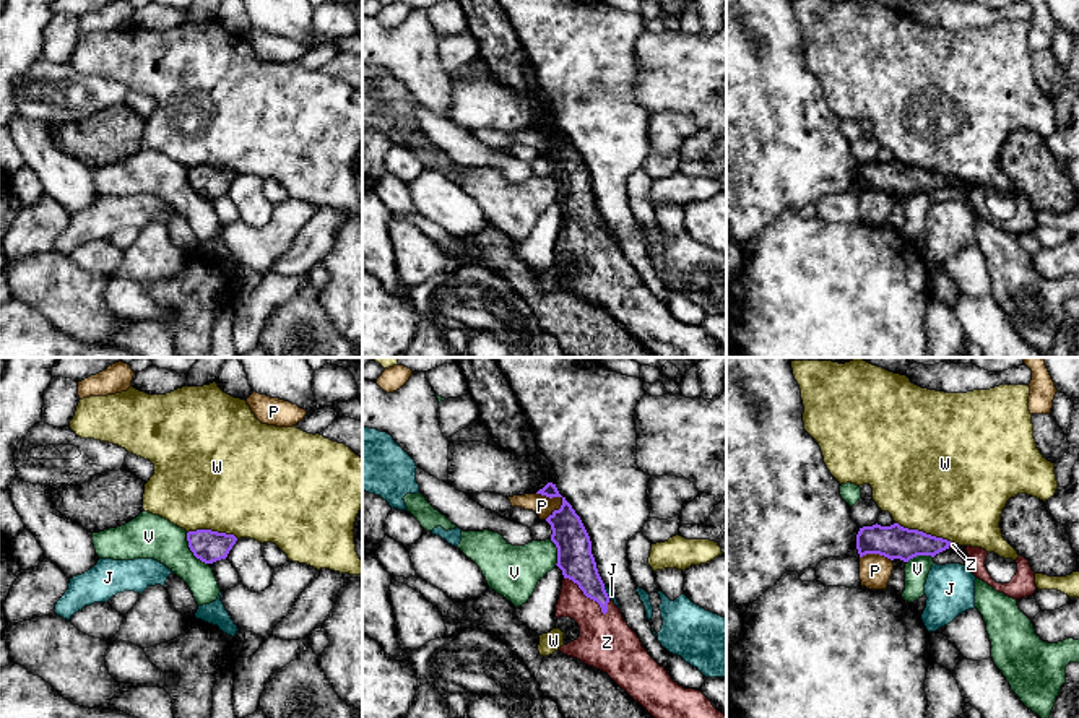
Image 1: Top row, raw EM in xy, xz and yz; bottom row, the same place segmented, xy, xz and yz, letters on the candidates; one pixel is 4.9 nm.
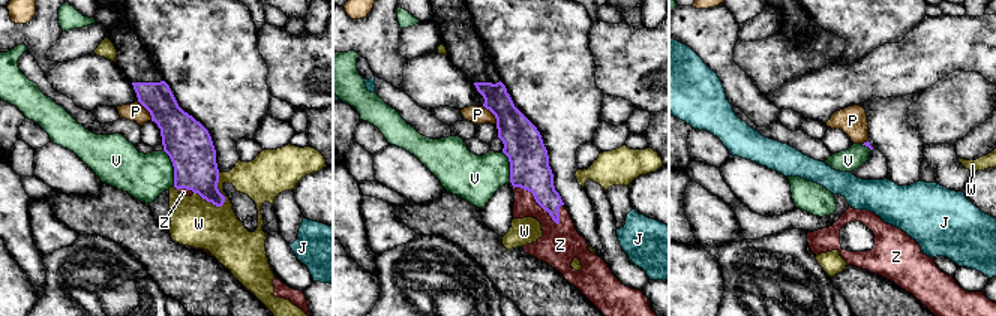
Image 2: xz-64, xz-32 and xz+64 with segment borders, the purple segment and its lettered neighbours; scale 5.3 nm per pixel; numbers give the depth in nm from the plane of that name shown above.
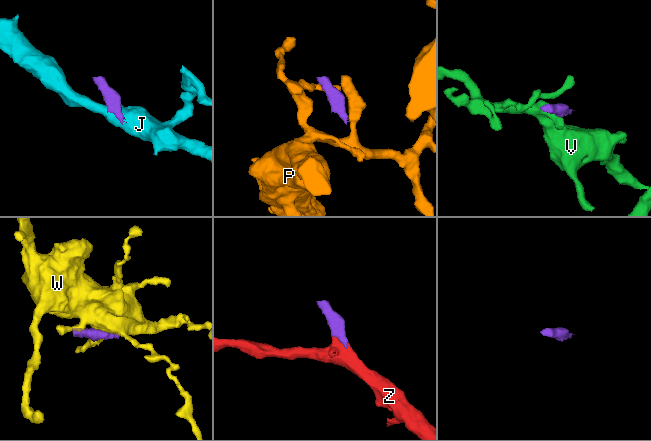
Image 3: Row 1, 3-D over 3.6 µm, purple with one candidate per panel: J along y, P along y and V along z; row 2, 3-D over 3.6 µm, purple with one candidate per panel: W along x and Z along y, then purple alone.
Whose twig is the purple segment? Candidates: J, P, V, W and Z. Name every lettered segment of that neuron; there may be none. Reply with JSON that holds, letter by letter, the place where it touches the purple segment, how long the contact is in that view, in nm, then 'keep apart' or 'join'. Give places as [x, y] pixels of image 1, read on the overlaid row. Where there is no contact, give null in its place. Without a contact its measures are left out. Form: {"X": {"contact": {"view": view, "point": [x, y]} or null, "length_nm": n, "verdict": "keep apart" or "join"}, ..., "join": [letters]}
{"J": {"contact": {"view": "xz", "point": [606, 593]}, "length_nm": 70, "verdict": "keep apart"}, "P": {"contact": {"view": "xz", "point": [553, 496]}, "length_nm": 150, "verdict": "keep apart"}, "V": {"contact": {"view": "xy", "point": [190, 549]}, "length_nm": 190, "verdict": "keep apart"}, "W": {"contact": {"view": "yz", "point": [922, 532]}, "length_nm": 300, "verdict": "keep apart"}, "Z": {"contact": {"view": "xz", "point": [587, 596]}, "length_nm": 280, "verdict": "join"}, "join": ["Z"]}

